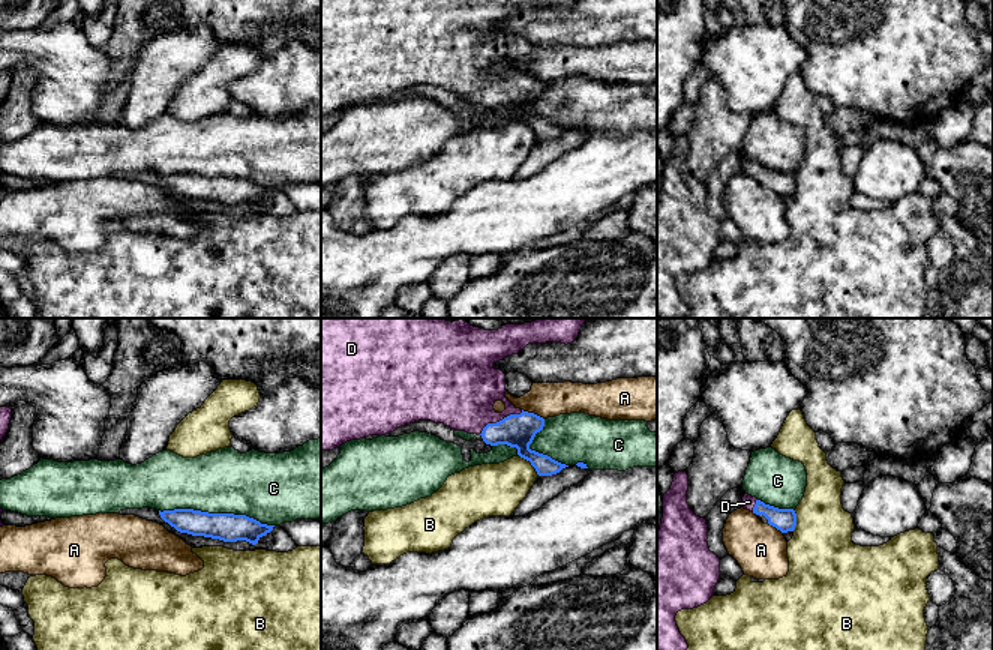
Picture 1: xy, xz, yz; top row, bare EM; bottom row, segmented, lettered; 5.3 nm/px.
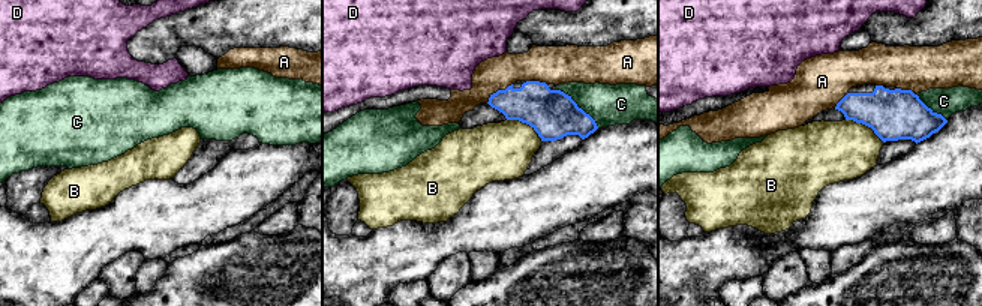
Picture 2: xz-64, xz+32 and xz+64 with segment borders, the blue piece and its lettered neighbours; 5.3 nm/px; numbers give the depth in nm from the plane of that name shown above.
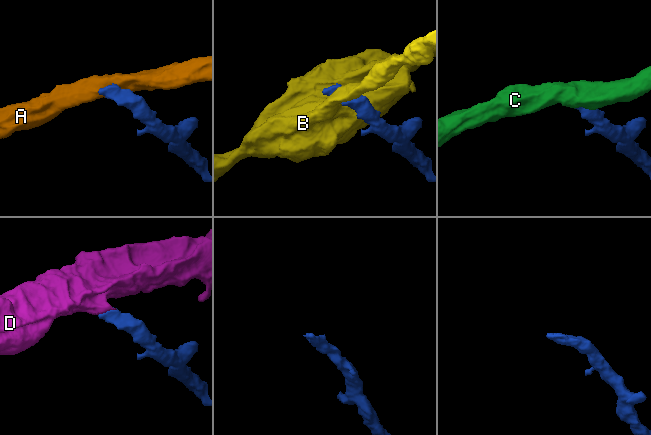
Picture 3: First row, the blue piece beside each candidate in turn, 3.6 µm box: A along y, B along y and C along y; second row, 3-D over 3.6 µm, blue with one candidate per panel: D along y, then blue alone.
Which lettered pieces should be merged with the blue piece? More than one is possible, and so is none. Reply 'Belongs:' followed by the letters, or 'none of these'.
Belongs: D

